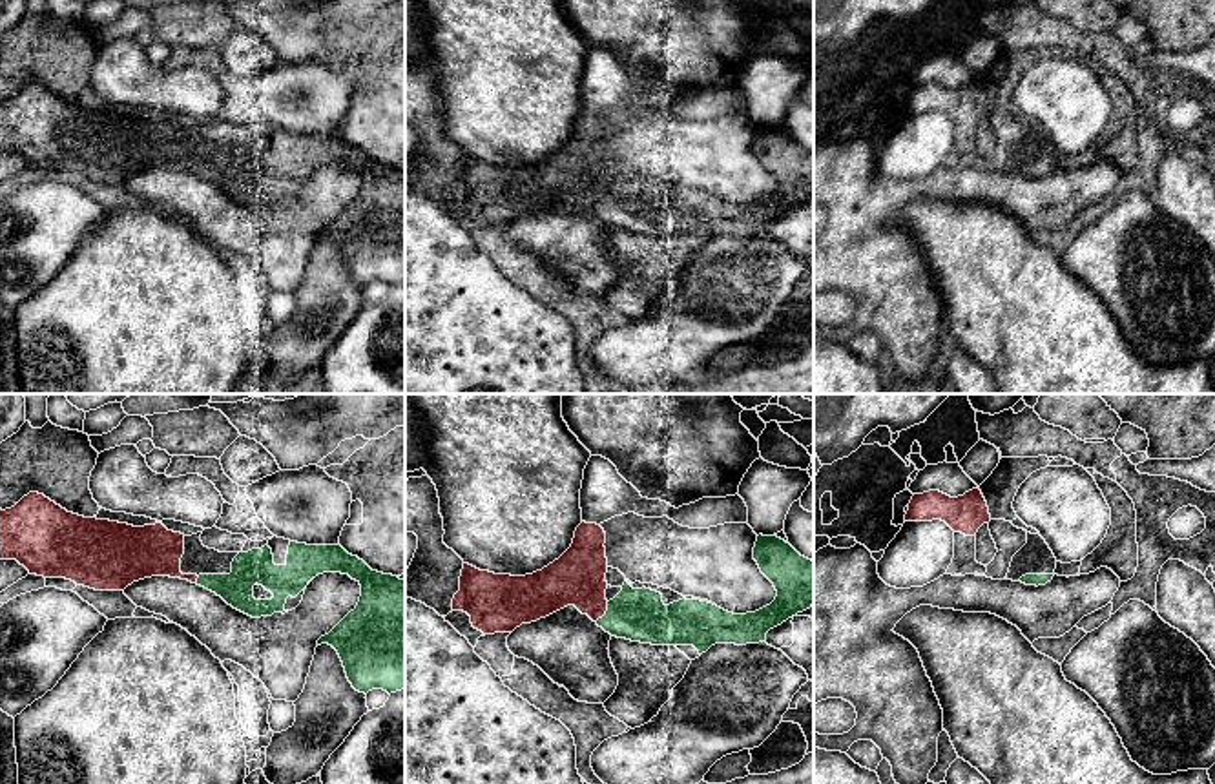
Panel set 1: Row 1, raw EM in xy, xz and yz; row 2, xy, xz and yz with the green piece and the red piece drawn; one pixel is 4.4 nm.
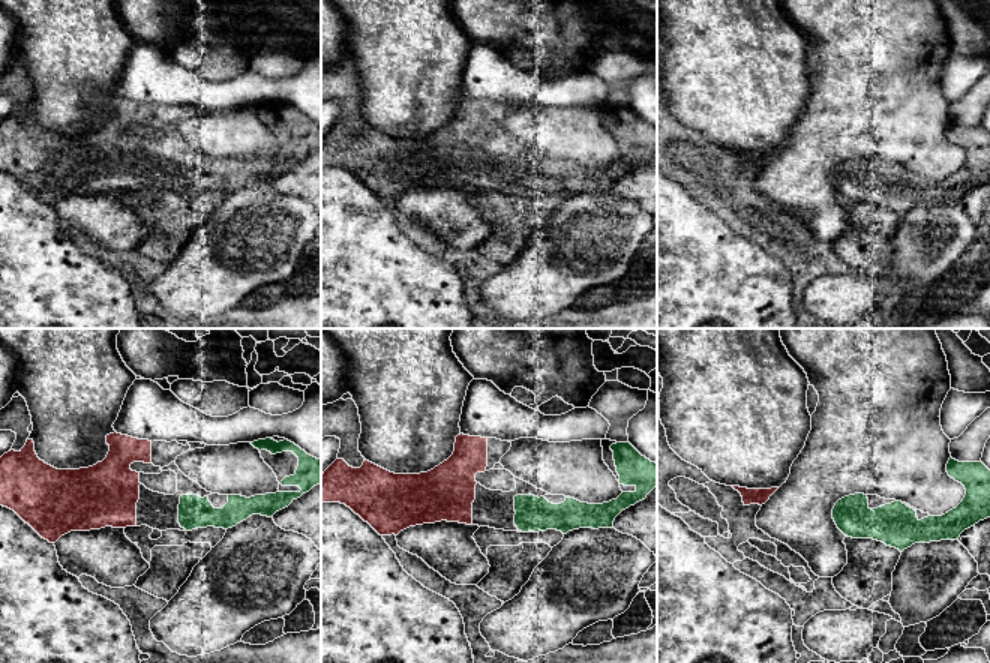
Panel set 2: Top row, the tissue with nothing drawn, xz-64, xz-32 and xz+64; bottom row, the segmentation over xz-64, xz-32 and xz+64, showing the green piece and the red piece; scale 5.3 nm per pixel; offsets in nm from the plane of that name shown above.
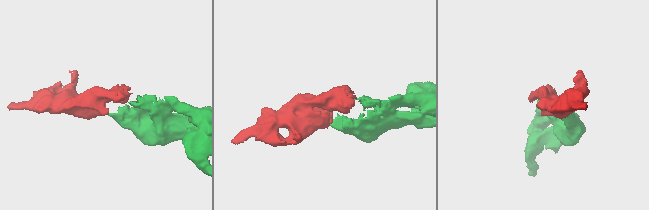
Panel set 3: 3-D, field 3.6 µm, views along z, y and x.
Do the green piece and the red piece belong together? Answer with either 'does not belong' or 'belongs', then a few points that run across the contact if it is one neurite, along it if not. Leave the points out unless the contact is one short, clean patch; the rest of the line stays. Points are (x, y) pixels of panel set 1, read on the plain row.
belongs; line xz (639, 206), (606, 205), (577, 170)

